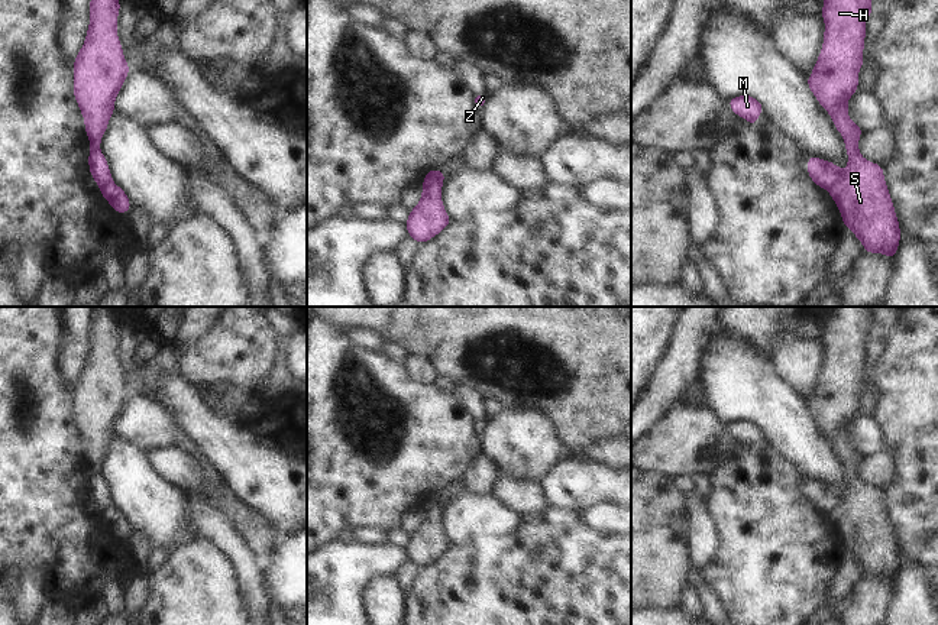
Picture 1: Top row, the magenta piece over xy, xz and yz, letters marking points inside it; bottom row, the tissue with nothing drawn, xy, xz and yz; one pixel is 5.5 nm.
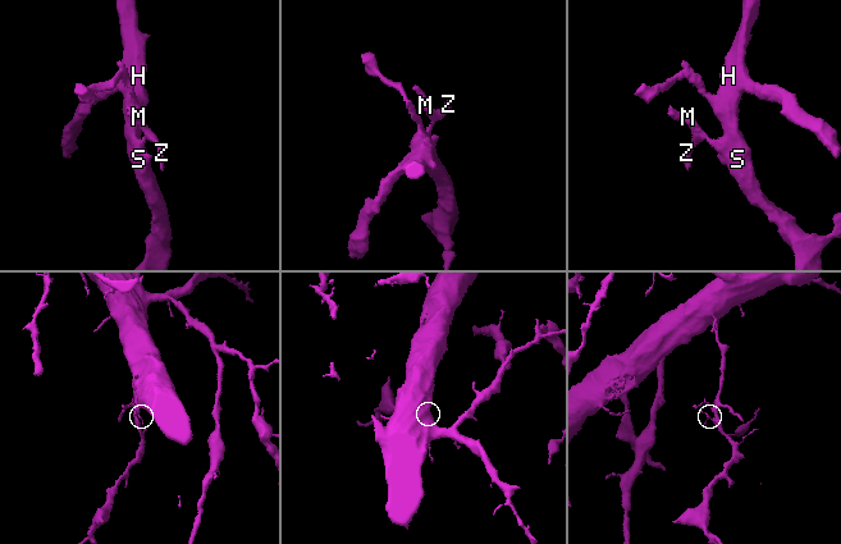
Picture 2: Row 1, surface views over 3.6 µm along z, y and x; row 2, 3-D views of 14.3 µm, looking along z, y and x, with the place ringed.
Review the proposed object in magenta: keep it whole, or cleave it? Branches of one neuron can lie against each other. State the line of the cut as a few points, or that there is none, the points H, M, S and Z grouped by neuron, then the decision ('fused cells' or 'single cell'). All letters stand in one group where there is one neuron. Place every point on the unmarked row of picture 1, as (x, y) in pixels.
cut xz (442, 498), (436, 507), (423, 512); groups H S / M Z; fused cells

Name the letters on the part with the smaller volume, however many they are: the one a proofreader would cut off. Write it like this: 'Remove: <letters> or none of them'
Remove: M, Z

